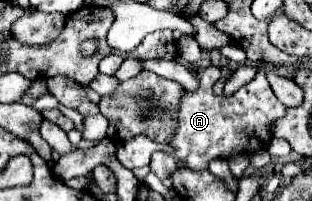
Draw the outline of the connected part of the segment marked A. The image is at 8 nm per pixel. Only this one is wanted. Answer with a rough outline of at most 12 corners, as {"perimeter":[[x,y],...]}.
{"perimeter":[[220,67],[184,91],[172,153],[152,155],[168,179],[214,159],[252,155],[286,115],[266,73],[214,95]]}

